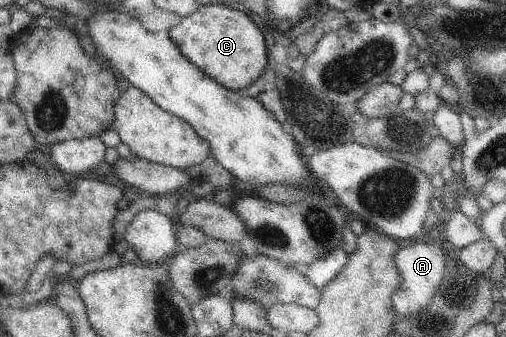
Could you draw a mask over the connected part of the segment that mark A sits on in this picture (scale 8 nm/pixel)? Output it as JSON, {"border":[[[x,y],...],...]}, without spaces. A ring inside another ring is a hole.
{"border":[[[438,238],[421,239],[412,243],[402,244],[395,255],[395,262],[402,278],[401,286],[392,298],[391,310],[396,312],[397,319],[408,314],[415,314],[423,310],[435,296],[445,276],[445,255]]]}

